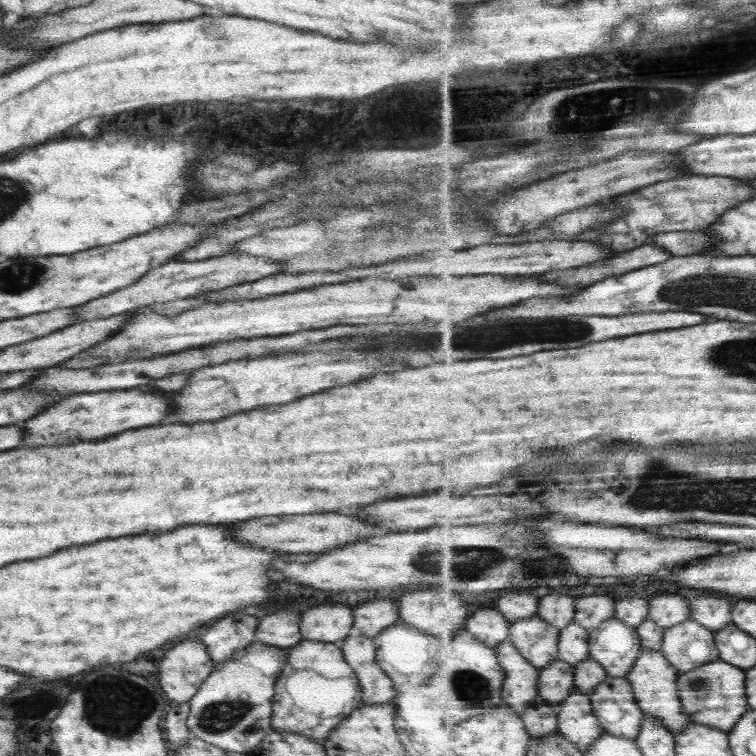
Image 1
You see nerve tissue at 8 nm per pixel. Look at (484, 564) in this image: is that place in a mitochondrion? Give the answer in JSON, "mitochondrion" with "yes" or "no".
{"mitochondrion":"yes"}

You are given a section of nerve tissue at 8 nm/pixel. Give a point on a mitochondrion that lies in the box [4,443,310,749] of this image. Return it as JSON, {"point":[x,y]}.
{"point":[112,708]}

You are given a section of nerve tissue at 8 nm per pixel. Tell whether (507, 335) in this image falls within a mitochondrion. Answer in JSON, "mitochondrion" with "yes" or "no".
{"mitochondrion":"yes"}

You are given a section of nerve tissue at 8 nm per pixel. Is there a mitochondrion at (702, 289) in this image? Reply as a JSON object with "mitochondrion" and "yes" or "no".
{"mitochondrion":"yes"}

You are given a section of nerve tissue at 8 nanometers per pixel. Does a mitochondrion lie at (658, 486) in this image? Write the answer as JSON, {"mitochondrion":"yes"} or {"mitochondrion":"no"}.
{"mitochondrion":"yes"}

